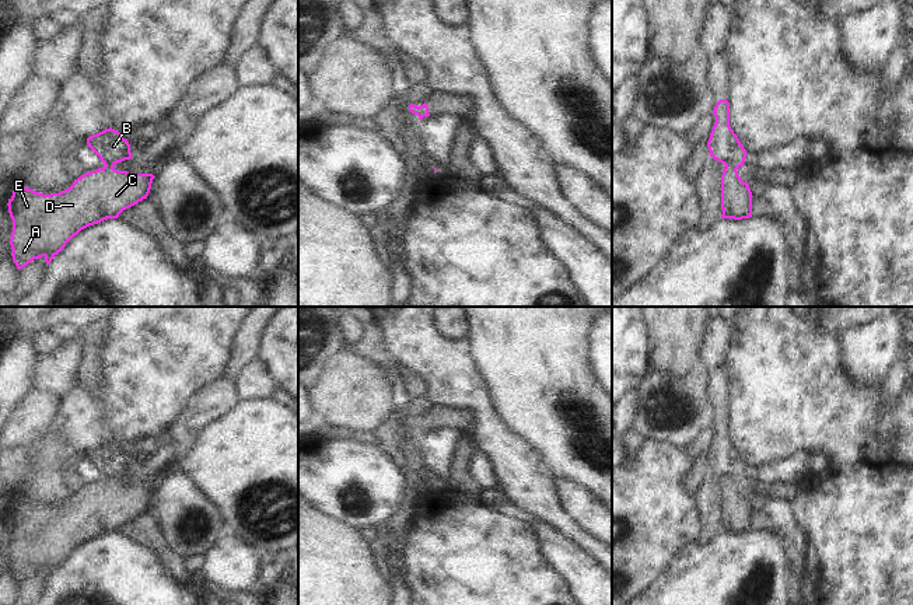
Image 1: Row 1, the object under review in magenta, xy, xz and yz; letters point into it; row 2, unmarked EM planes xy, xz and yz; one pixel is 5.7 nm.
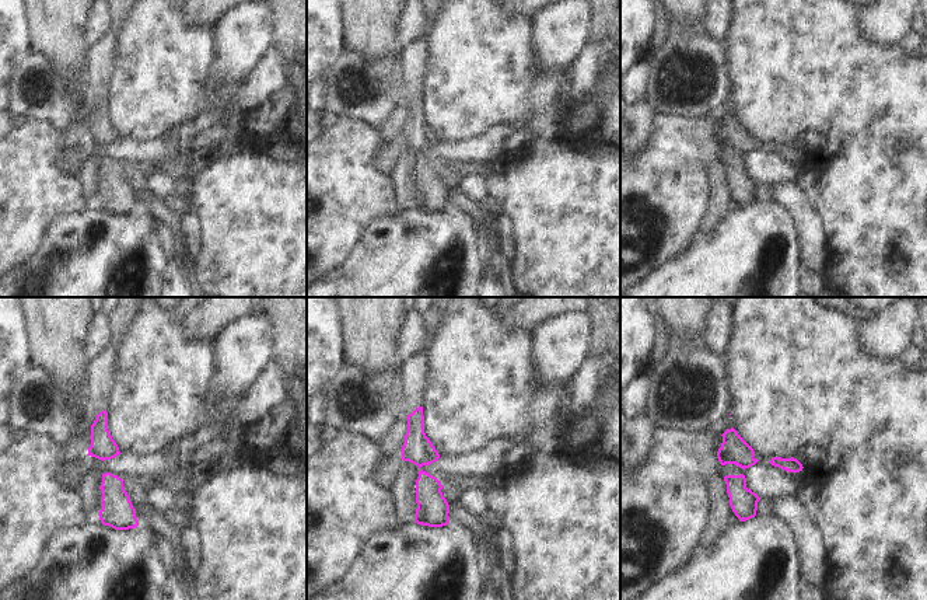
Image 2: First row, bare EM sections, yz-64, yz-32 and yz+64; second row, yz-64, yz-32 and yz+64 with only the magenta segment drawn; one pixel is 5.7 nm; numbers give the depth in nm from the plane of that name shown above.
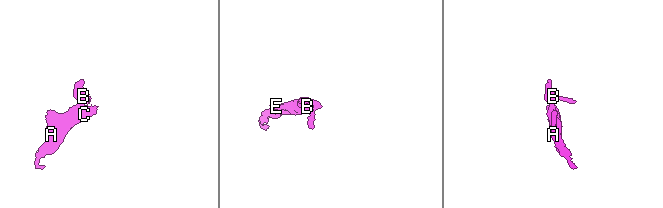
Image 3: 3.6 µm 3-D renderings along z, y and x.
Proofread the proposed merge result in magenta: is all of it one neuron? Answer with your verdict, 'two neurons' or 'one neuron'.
two neurons

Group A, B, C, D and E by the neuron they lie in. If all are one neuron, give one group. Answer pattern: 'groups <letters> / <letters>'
groups A C D E / B

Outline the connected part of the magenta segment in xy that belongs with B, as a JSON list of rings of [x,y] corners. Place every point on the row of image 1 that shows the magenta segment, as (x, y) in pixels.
[[[109,127],[87,139],[88,147],[99,157],[105,168],[132,158],[130,144],[119,132]]]

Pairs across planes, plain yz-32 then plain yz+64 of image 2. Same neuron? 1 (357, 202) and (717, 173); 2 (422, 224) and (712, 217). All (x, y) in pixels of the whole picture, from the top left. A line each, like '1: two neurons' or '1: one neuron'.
1: two neurons
2: two neurons

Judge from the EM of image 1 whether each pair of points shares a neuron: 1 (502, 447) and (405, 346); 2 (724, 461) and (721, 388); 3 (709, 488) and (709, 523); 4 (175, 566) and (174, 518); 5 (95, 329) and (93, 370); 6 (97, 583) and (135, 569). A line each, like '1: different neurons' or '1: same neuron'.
1: same neuron
2: same neuron
3: same neuron
4: different neurons
5: same neuron
6: same neuron

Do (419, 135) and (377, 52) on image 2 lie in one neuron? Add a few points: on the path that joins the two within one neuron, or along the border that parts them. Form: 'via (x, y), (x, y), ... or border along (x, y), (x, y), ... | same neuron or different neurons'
border along (402, 49), (399, 62) | different neurons

